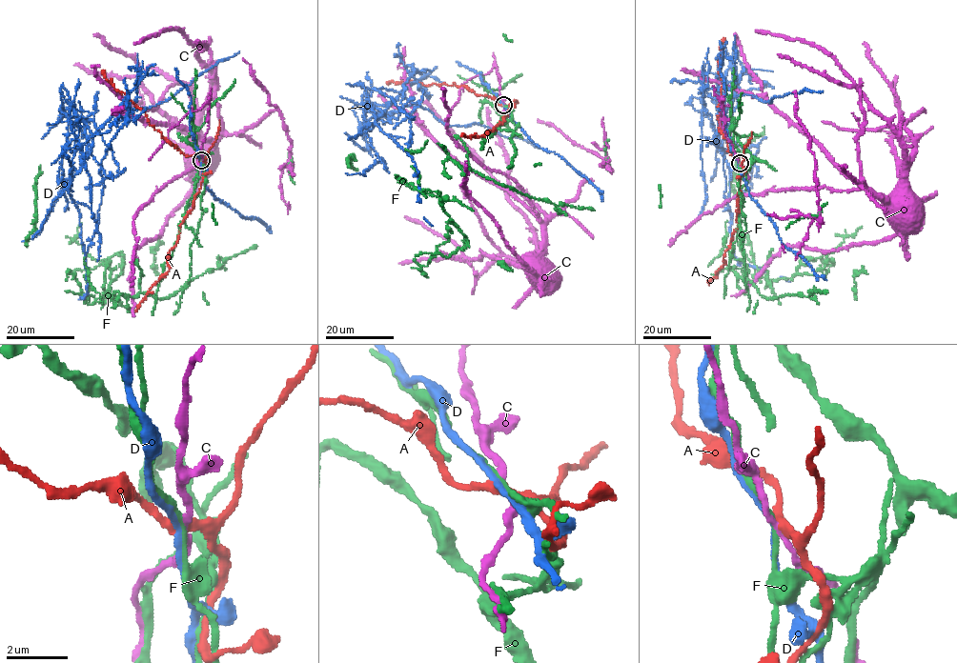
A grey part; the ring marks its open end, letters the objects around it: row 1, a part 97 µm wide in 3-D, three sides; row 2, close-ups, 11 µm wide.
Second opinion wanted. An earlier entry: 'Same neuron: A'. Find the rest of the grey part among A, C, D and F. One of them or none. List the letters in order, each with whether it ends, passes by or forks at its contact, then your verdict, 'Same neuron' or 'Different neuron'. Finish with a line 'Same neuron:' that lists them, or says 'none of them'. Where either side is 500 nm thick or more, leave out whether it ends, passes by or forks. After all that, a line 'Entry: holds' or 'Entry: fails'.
A: It passes by. Same neuron
C: It passes by. Different neuron
D: It passes by. Different neuron
F: It passes by. Different neuron
Same neuron: A
Entry: holds

